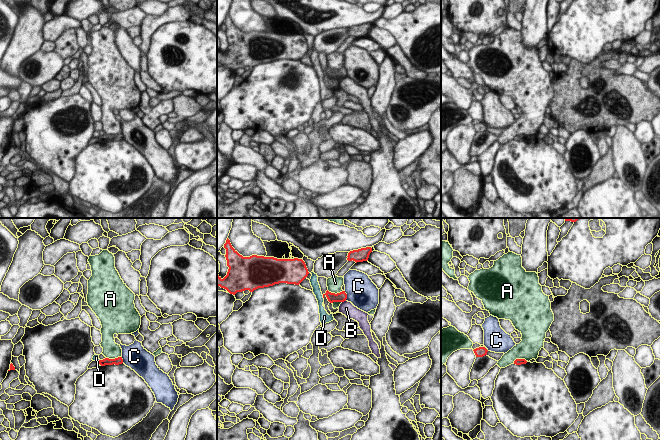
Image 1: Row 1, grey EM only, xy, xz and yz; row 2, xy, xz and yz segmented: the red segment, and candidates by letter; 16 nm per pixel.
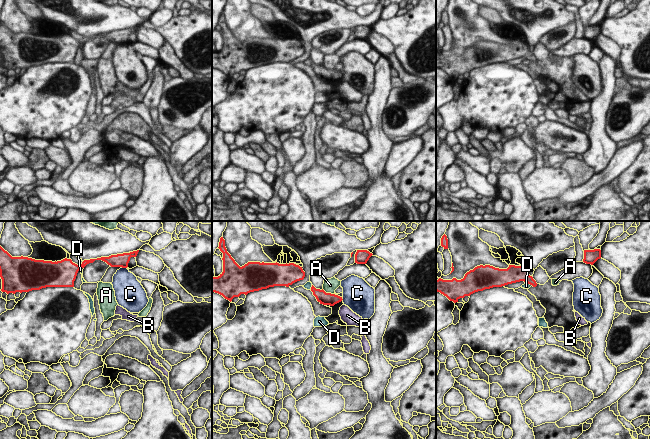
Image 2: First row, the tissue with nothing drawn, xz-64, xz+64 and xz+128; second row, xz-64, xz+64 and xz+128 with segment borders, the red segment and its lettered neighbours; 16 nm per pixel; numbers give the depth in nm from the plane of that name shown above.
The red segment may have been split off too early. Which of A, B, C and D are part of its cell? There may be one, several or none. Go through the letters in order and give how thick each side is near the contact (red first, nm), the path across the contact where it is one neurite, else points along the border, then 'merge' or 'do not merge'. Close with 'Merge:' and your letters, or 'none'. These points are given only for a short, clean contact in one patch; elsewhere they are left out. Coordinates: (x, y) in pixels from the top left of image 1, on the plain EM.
A: 120/280 nm | do not merge
B: 160/220 nm | along xz (345, 76), (342, 78) | do not merge
C: 160/480 nm | do not merge
D: 160/130 nm | along xz (322, 71), (323, 74) | do not merge
Merge: none

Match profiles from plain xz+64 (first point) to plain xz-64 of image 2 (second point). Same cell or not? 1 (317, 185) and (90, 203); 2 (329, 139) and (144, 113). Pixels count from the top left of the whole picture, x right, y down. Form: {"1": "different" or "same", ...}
{"1": "different", "2": "different"}

